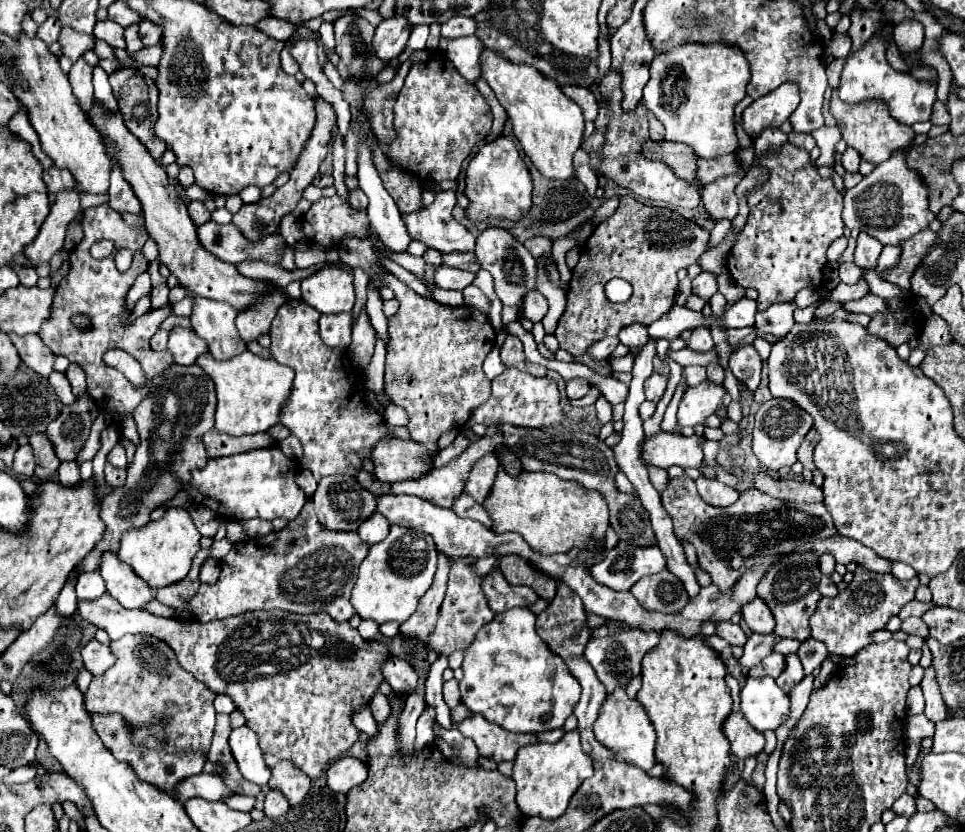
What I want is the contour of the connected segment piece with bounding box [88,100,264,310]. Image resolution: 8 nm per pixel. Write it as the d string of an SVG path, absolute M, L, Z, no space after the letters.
M94 100L94 106L92 106L88 118L94 124L94 128L98 128L100 136L104 138L106 150L120 164L126 182L130 182L134 194L138 196L138 200L142 204L144 226L150 232L150 238L156 240L156 244L160 248L160 262L164 262L170 268L170 272L180 280L180 284L196 296L228 302L236 310L246 308L248 304L256 302L258 296L264 292L264 282L240 276L232 264L222 262L220 258L212 256L200 244L200 240L196 236L196 226L194 226L192 218L188 216L188 208L186 208L184 200L180 198L176 184L170 182L164 166L158 164L148 154L148 150L142 146L142 142L124 126L120 112L110 112Z

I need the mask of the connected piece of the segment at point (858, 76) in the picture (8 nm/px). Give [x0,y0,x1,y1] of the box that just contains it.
[838,28,938,124]

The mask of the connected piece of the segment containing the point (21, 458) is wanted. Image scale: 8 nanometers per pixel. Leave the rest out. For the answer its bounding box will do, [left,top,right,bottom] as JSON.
[12,444,34,476]

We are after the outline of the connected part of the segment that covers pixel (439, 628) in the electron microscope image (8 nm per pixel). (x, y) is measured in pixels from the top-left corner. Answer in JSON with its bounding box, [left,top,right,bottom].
[422,560,494,654]

